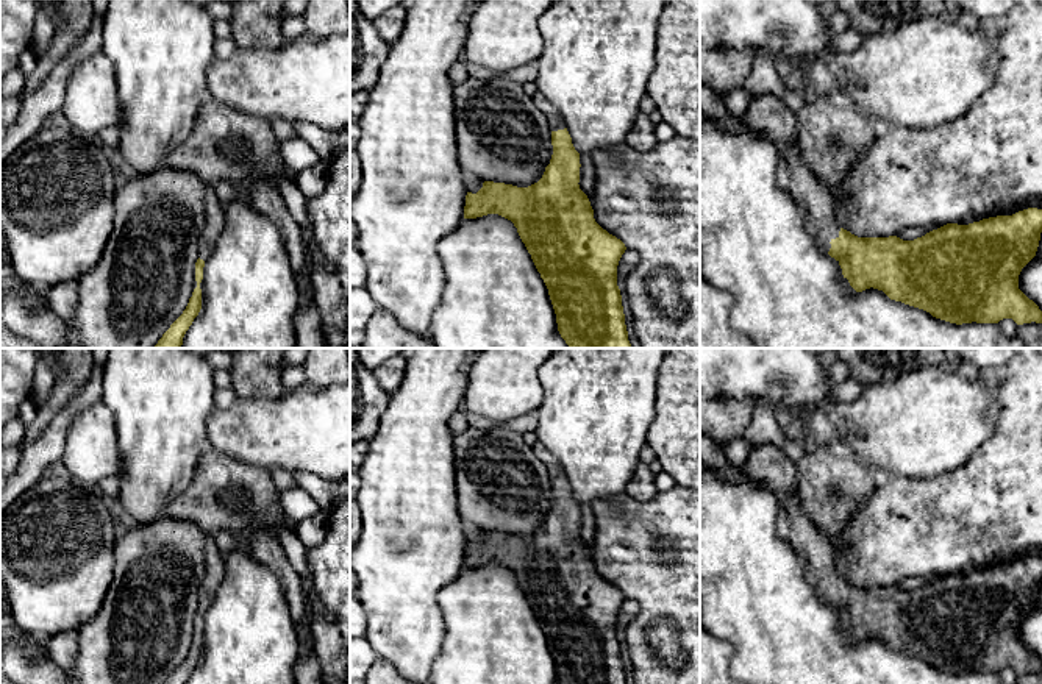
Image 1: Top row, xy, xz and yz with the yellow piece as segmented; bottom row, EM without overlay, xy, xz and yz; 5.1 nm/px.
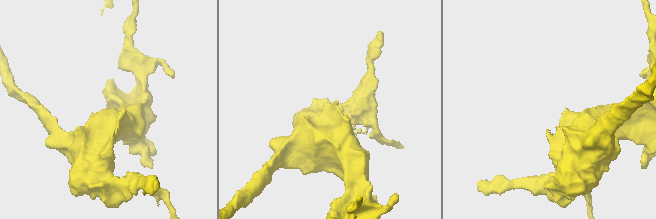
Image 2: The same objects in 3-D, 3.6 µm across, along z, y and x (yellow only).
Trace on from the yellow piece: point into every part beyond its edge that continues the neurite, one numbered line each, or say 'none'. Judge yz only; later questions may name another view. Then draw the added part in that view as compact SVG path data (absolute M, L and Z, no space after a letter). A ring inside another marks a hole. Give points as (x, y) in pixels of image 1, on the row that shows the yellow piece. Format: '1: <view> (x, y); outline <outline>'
1: yz (806, 189); outline M773 144L780 159L789 169L789 192L806 211L806 230L822 250L828 253L831 248L830 242L839 237L840 231L833 214L833 195L828 186L823 186L803 162L797 150L783 144Z

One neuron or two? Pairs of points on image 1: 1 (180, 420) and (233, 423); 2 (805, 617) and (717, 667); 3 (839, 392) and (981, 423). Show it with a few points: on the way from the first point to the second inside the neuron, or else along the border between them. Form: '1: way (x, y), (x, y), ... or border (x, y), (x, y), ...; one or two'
1: border (214, 406), (208, 420), (206, 445); two
2: border (716, 637), (727, 642), (731, 648), (730, 667); two
3: border (866, 386), (855, 398), (839, 403); two

